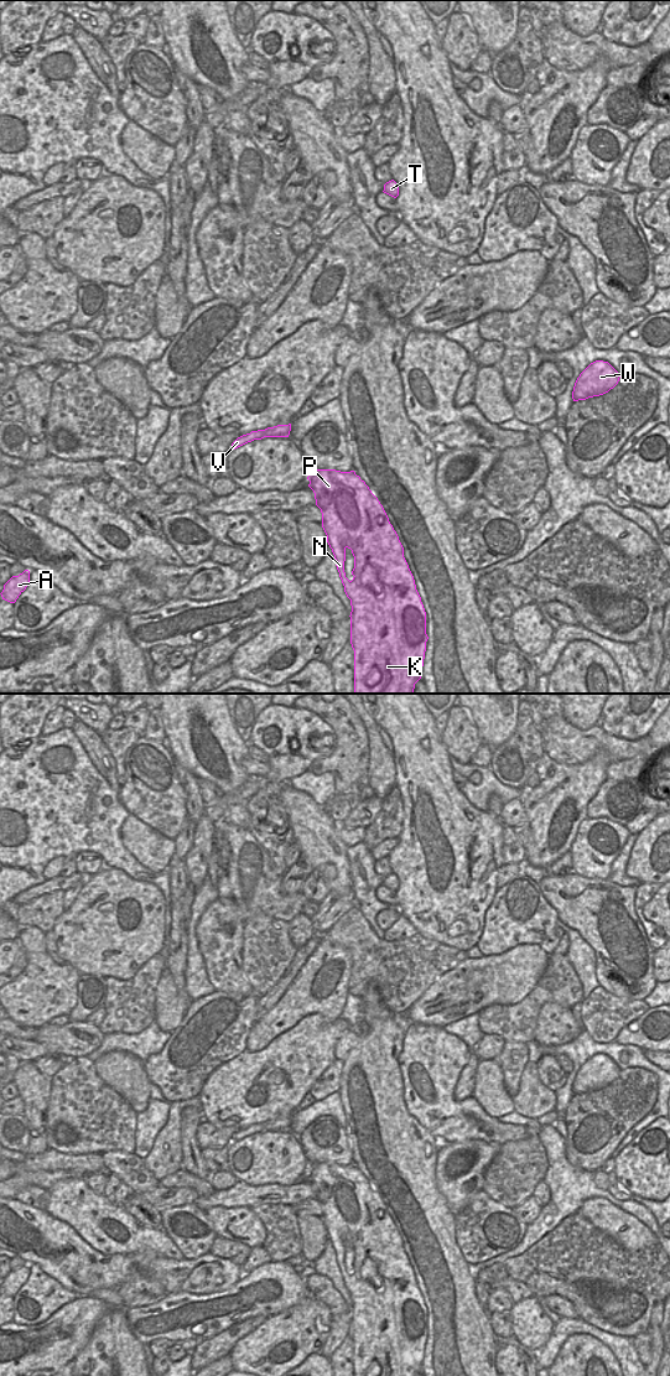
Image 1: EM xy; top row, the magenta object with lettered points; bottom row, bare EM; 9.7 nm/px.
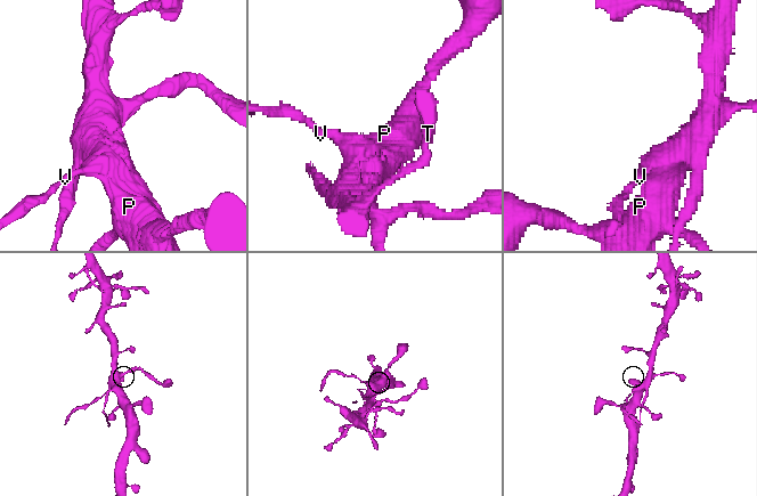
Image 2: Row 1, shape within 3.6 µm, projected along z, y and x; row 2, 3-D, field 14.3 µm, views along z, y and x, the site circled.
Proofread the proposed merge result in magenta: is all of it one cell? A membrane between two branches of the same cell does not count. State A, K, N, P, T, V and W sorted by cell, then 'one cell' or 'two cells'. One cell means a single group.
groups A V / K N P T W; two cells

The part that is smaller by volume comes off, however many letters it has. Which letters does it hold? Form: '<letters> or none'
A, V

